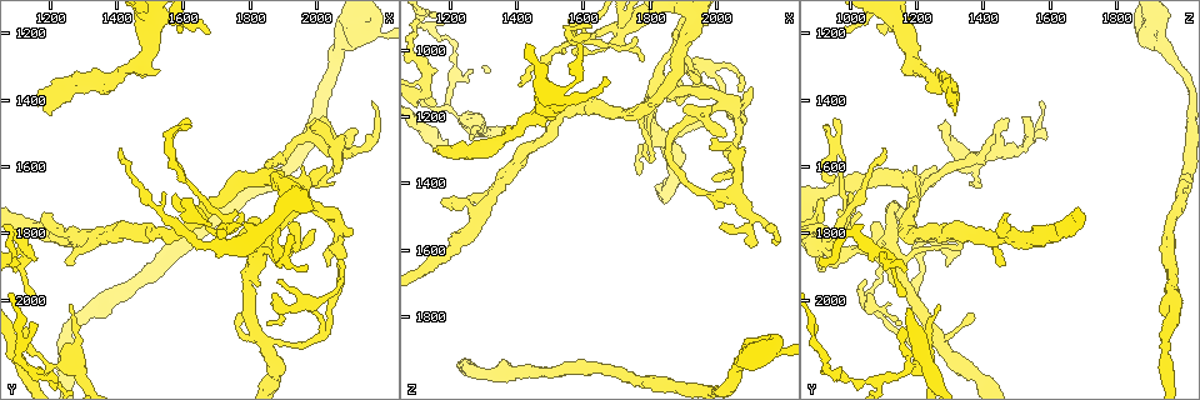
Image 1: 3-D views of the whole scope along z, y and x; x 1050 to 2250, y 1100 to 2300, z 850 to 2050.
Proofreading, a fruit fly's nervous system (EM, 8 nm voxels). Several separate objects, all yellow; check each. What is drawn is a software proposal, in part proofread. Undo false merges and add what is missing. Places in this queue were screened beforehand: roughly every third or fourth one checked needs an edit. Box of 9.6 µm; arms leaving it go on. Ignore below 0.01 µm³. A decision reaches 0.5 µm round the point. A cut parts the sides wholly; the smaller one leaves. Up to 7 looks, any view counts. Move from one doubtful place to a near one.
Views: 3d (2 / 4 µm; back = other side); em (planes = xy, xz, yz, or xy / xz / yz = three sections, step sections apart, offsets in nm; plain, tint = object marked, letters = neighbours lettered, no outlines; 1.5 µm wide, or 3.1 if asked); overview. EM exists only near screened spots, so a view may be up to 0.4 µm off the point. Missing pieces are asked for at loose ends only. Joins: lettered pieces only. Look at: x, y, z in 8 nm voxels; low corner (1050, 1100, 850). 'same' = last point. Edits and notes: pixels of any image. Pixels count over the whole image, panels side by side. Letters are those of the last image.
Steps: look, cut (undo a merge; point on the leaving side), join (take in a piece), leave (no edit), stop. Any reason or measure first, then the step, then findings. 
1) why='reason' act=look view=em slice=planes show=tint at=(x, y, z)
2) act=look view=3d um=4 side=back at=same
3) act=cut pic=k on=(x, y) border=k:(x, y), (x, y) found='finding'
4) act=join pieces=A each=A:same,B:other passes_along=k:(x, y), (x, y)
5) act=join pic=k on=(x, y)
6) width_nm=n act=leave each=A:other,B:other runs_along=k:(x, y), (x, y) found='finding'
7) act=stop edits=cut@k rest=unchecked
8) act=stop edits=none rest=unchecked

why='tapers out' act=look view=em slice=xz step=4 show=letters at=(1260, 1900, 1460)

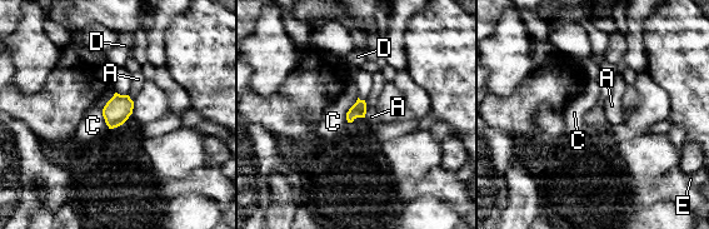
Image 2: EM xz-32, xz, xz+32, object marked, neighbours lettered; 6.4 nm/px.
why='another direction' act=look view=em slice=planes show=letters at=same

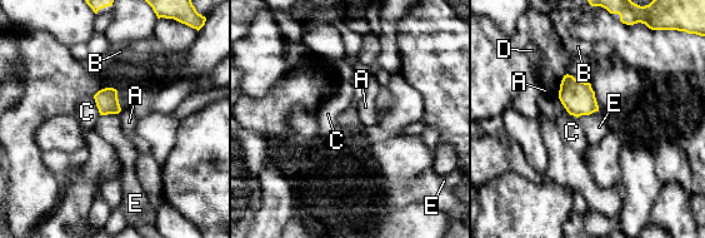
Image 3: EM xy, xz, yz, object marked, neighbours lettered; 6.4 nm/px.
act=leave each=A:other,B:other,C:other,D:other,E:other border=3:(598, 110), (578, 118) found='none of them fits'

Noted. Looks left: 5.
why='an open end' act=look view=3d um=2 at=(1760, 2040, 1370)

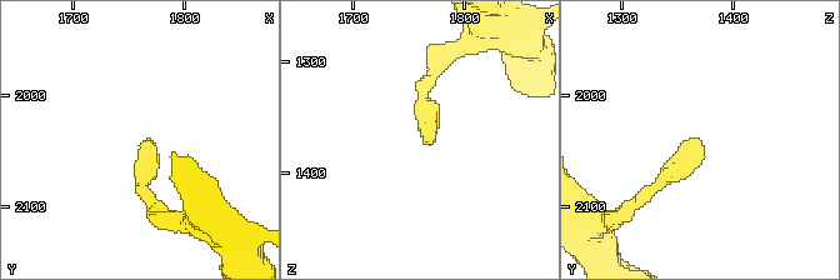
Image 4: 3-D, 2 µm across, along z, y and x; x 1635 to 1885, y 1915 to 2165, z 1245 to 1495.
why='shape alone is not enough' act=look view=em slice=planes show=letters at=(1766, 2036, 1370)

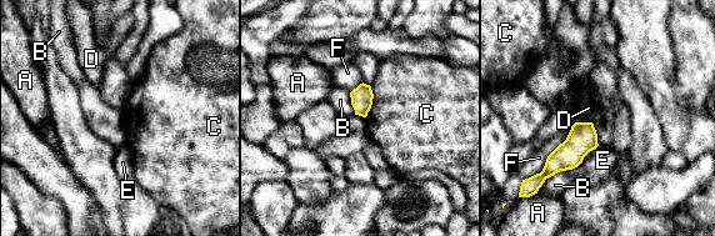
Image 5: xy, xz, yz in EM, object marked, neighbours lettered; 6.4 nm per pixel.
act=leave each=A:other,B:other,C:other,D:other,E:other,F:other border=5:(575, 121), (591, 122) found='none of them fits'

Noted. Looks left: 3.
why='four arms meet' act=look view=em slice=yz step=8 show=letters at=(1820, 1880, 1110)

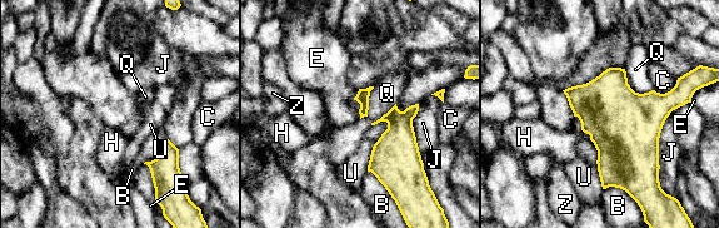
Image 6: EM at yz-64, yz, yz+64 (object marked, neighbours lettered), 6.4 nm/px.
act=leave each=B:other,C:other,E:other,H:other,J:other,Q:other,U:other,Z:other border=6:(358, 89), (354, 99), (360, 118) found='one neuron here'

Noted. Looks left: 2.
act=stop edits=none rest=unchecked

